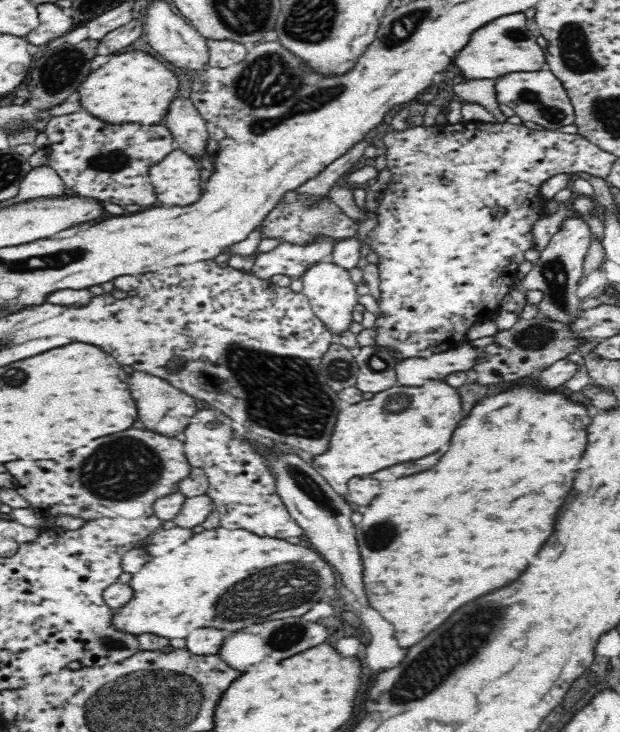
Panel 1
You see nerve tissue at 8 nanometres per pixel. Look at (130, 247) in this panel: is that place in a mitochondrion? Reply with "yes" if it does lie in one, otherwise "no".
no

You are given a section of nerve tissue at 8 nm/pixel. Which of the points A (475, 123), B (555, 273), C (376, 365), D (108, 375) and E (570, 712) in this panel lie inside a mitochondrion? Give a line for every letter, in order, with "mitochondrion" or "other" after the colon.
A: other
B: mitochondrion
C: mitochondrion
D: other
E: other

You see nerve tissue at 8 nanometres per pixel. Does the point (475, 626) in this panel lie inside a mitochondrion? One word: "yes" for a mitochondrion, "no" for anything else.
yes

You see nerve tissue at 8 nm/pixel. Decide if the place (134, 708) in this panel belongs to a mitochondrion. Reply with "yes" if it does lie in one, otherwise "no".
yes

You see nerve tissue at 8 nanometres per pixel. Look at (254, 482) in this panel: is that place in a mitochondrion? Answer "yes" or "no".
no

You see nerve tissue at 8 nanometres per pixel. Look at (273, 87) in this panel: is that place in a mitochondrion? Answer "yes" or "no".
yes

